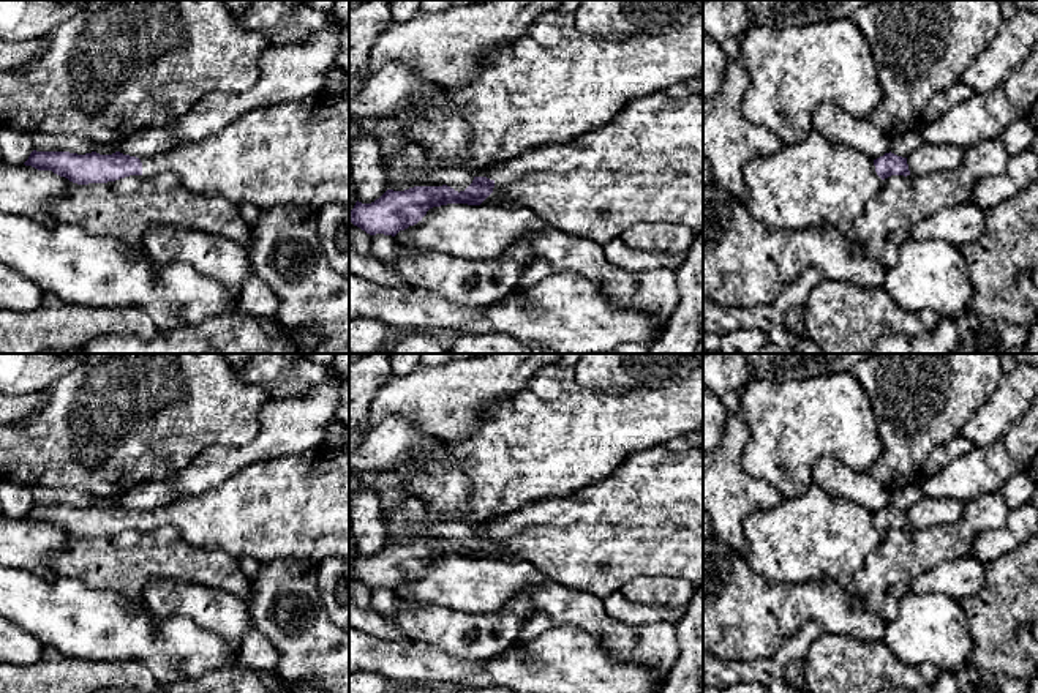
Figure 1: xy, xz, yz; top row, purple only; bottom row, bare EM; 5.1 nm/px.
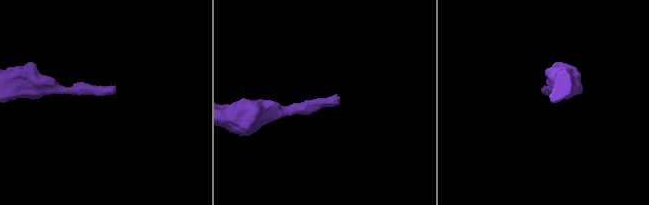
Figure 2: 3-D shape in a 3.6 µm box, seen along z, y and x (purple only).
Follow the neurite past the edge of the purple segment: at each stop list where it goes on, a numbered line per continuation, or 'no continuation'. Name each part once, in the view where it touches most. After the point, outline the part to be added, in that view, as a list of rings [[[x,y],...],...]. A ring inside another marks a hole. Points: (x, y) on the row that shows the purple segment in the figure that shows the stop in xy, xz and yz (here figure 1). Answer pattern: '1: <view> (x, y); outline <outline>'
1: xz (645, 164); outline [[[703,76],[692,77],[668,87],[665,92],[649,93],[645,98],[630,99],[608,123],[586,131],[566,144],[547,144],[525,152],[504,164],[493,166],[487,178],[495,182],[495,193],[507,194],[510,200],[534,212],[545,223],[572,237],[585,237],[605,245],[637,223],[667,223],[689,226],[703,230]]]

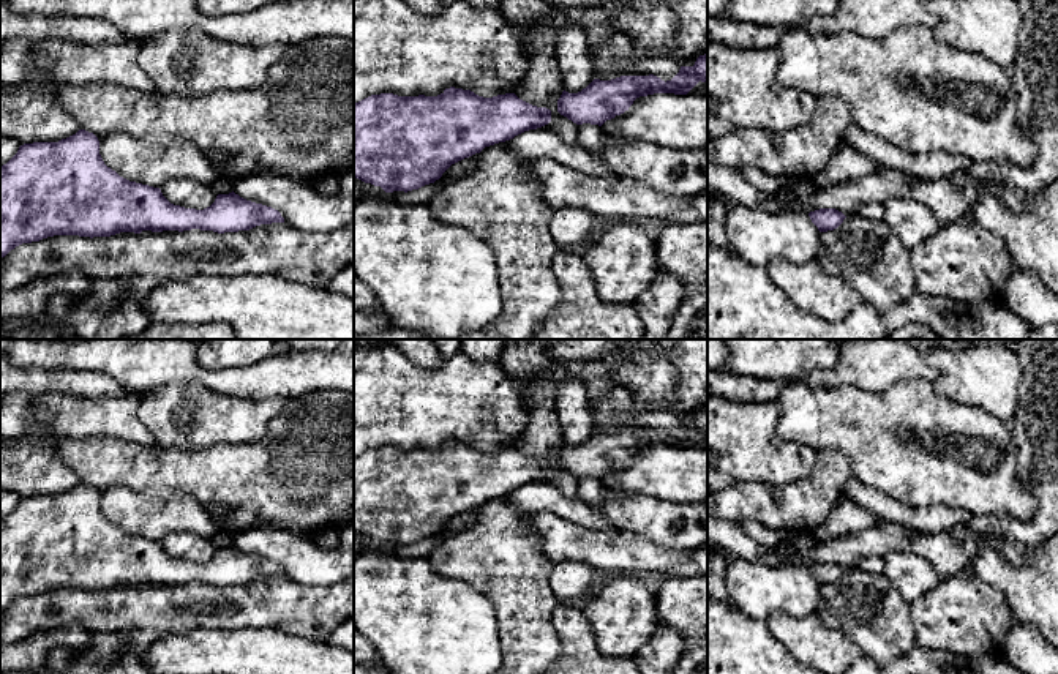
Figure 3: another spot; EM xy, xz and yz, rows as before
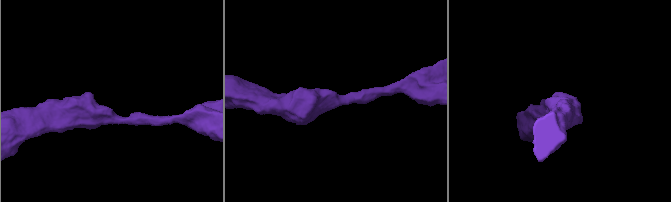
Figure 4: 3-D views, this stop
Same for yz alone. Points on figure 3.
no continuation

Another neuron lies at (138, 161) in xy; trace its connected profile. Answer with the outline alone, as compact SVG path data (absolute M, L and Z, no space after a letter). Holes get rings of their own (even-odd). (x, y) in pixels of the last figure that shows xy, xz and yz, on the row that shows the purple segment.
M112 133L99 142L99 155L120 177L159 189L175 178L205 185L219 178L215 164L193 144L158 147L125 133Z

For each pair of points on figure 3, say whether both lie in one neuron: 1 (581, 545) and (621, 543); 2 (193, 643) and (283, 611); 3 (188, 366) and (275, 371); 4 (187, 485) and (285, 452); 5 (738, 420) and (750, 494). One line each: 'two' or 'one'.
1: one
2: two
3: one
4: one
5: two

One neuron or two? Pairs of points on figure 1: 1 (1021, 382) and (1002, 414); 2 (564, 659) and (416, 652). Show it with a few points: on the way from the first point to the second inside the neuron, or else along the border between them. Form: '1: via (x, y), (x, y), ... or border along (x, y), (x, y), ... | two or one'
1: via (1018, 390), (1007, 406) | one
2: via (528, 668), (496, 671), (452, 670) | one

